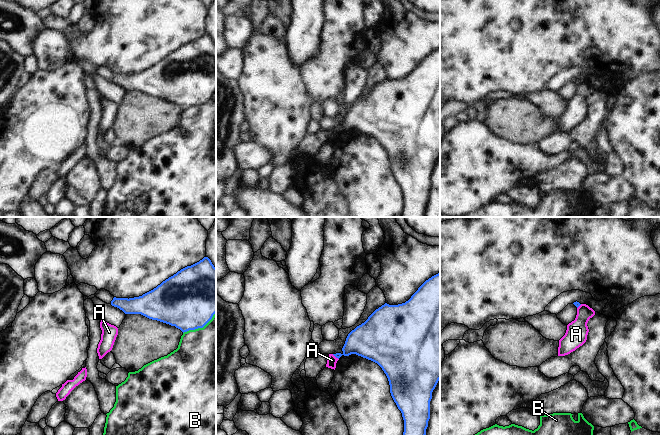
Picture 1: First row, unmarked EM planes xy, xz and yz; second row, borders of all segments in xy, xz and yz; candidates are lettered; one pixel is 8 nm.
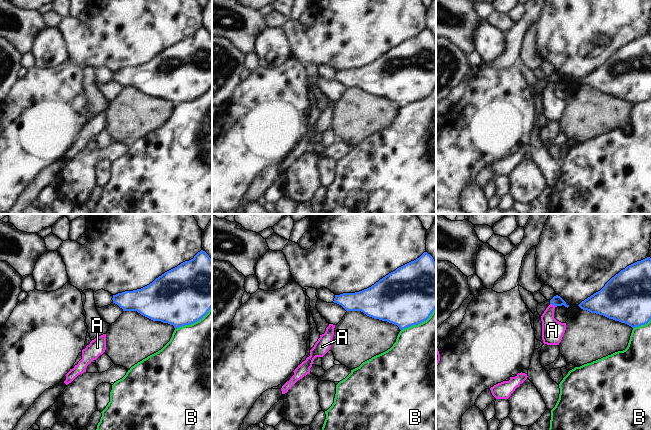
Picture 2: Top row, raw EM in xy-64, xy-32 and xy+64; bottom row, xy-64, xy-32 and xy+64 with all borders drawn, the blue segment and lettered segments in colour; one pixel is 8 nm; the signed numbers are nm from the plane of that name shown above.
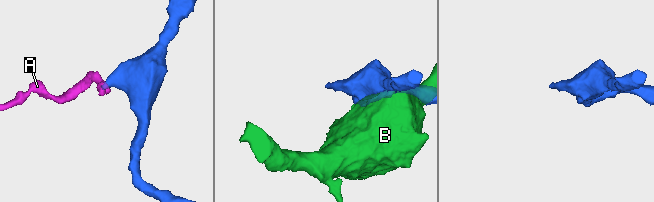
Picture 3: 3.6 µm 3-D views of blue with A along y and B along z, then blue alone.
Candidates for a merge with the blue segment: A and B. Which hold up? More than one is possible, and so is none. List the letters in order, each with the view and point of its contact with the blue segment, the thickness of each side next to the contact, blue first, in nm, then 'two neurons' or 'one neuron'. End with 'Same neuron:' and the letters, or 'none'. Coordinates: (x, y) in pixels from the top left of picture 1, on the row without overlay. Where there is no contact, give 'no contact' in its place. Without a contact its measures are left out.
A: xz (335, 132) | 240/80 nm | two neurons
B: xy (200, 103) | 460/480 nm | two neurons
Same neuron: none

